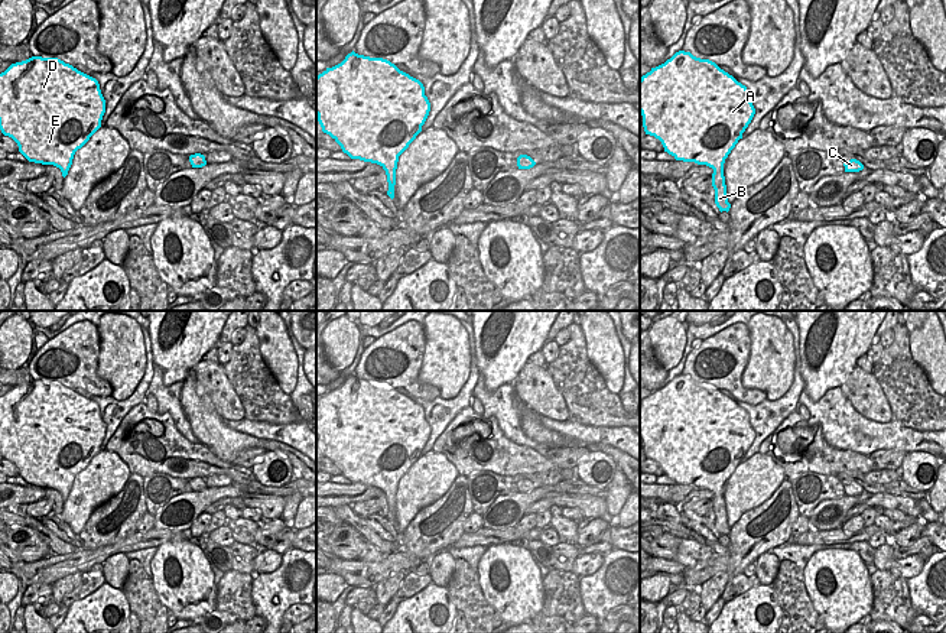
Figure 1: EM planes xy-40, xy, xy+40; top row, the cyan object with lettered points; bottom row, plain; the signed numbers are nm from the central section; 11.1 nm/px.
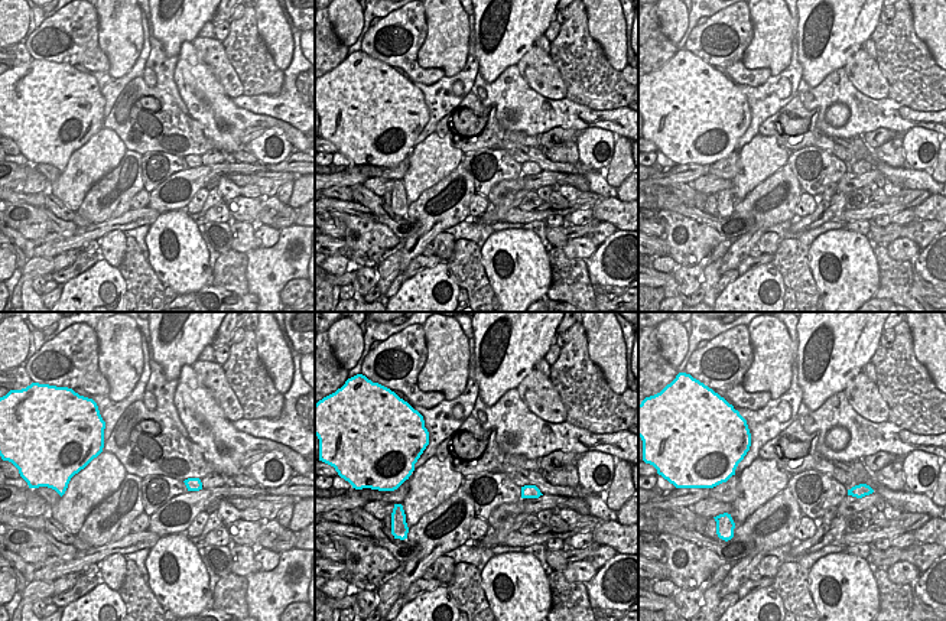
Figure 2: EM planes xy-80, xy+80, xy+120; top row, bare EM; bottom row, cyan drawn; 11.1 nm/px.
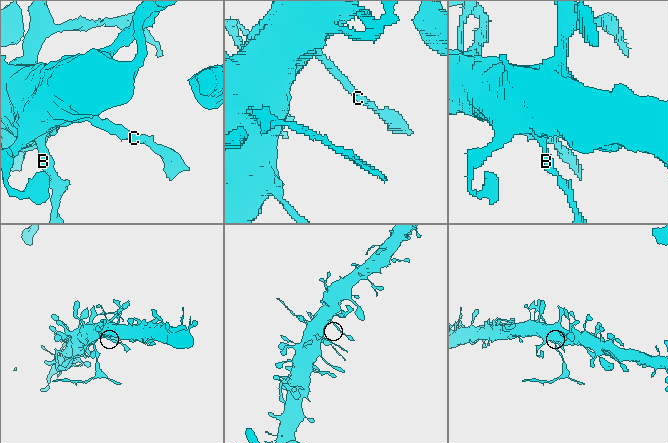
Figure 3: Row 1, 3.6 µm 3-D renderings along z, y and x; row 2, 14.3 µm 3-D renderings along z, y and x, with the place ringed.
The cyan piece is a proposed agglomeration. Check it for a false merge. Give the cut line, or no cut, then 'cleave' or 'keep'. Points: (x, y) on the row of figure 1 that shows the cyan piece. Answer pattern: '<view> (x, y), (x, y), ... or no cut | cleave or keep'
xy+40 (722, 169), (717, 175), (714, 188) | cleave

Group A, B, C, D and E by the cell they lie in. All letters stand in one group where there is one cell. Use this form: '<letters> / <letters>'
A C D E / B

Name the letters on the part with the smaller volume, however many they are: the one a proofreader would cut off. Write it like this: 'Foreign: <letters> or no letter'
Foreign: B

